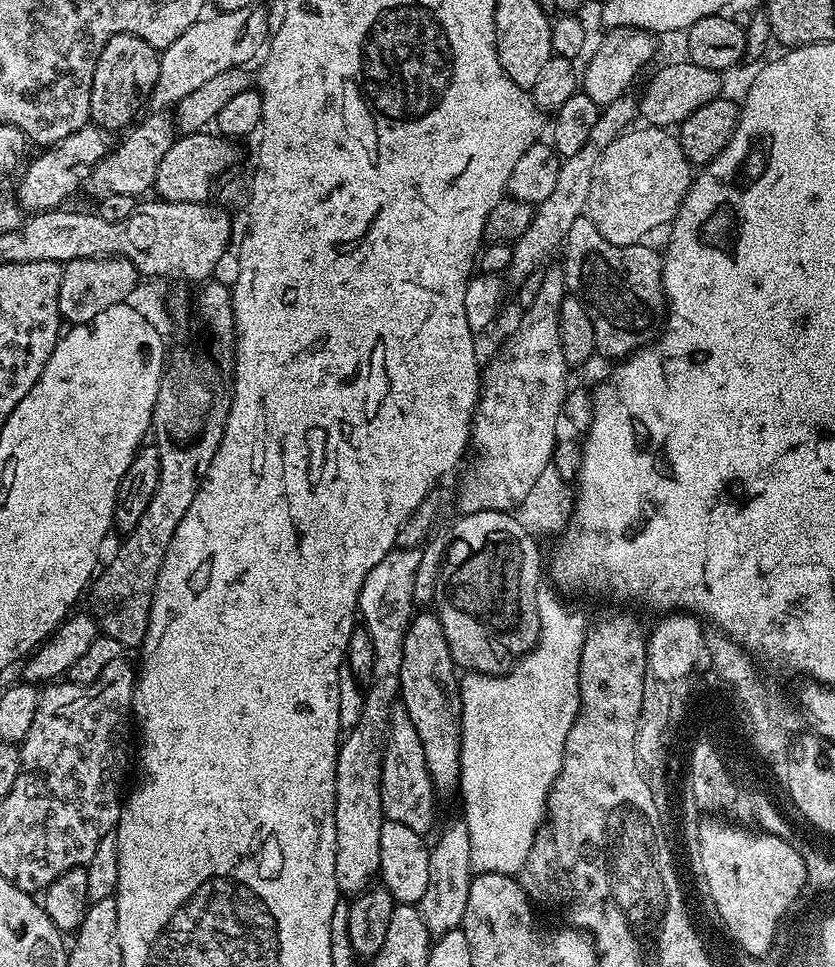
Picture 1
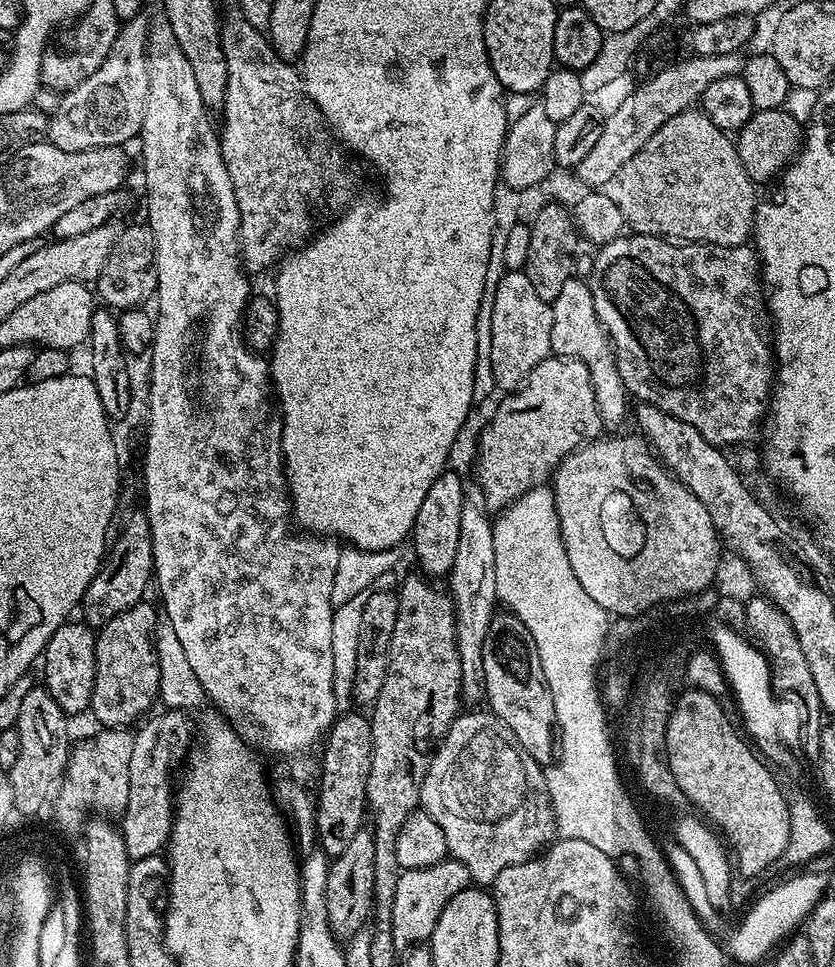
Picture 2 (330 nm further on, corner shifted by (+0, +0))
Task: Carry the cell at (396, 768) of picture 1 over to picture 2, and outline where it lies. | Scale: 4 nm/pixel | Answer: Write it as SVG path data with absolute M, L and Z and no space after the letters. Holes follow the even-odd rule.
M468 711L456 717L431 753L420 791L420 808L438 822L442 834L446 834L448 856L470 870L472 884L491 886L506 866L531 860L553 839L556 819L542 765L526 754L522 742L491 711Z

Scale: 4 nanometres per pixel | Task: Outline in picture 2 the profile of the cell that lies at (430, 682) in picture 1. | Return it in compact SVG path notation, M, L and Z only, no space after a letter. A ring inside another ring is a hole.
M446 470L434 480L434 486L426 490L426 499L418 509L418 518L410 537L410 545L416 551L416 560L420 563L419 571L429 578L444 578L454 566L458 551L458 534L462 527L462 506L464 505L465 481L453 470Z

